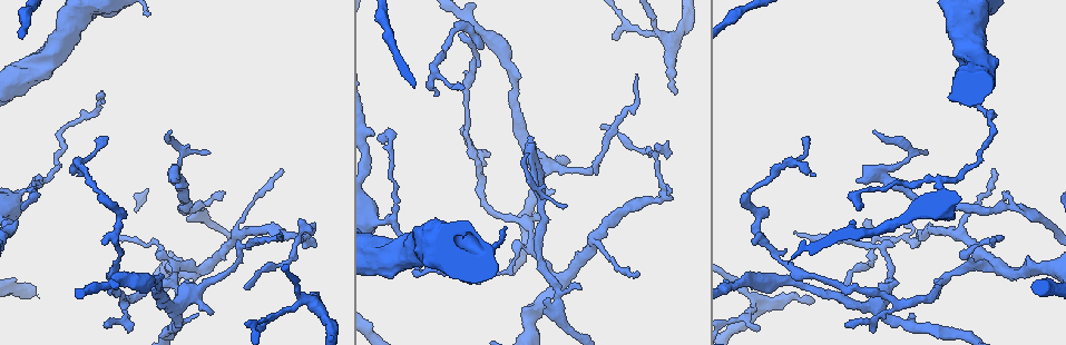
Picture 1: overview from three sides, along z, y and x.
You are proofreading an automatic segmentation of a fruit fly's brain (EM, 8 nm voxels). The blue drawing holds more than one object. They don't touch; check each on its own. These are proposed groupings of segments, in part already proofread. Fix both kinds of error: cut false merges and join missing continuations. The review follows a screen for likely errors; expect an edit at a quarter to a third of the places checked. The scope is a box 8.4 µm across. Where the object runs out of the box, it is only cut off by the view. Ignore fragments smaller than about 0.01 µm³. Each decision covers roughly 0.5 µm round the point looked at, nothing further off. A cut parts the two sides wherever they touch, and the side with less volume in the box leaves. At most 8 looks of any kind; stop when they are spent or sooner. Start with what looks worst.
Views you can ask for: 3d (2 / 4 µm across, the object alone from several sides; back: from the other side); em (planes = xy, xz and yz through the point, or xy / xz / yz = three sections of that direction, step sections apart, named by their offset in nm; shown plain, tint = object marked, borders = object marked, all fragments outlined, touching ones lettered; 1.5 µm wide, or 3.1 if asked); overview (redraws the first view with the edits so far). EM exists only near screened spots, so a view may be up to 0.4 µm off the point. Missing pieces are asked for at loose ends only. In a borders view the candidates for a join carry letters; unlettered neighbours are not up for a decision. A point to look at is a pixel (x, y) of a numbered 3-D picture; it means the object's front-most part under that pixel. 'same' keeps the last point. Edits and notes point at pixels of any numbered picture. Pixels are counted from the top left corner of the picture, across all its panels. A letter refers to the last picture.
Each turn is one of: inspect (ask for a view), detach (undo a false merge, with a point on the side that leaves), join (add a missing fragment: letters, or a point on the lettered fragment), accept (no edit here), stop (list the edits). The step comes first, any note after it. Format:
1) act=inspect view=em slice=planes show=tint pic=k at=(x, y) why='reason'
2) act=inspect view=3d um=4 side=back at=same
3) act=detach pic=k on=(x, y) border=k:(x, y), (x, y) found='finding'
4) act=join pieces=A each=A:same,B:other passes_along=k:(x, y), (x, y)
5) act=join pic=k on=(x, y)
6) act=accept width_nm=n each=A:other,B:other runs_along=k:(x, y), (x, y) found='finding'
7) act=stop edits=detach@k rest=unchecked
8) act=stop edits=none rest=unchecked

act=inspect view=3d um=2 pic=1 at=(796, 232)

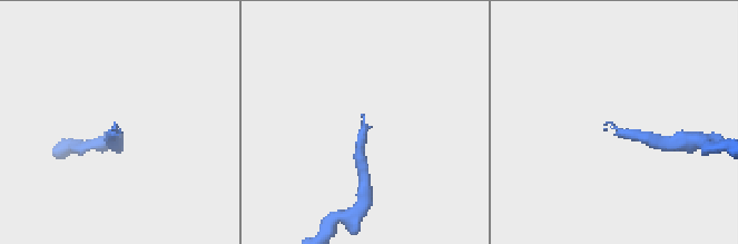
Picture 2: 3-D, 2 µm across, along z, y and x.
act=inspect view=em slice=xy step=8 show=borders pic=2 at=(115, 122)

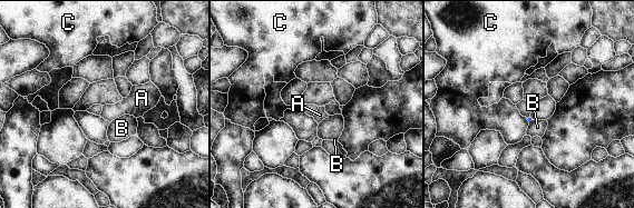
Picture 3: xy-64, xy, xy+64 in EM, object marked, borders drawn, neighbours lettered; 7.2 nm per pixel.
act=inspect view=em slice=planes show=borders at=same why='another direction'

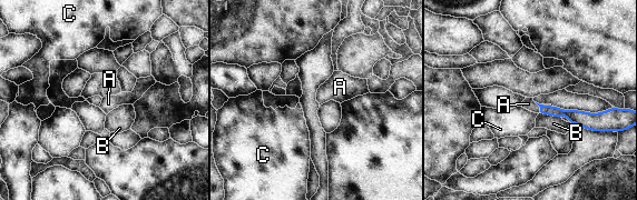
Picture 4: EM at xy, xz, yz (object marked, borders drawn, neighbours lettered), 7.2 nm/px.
act=join pieces=A each=A:same,B:other,C:other passes_along=4:(574, 117), (540, 108), (528, 103) found='it goes on there'

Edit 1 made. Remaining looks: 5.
act=inspect view=3d um=4 pic=1 at=(614, 39) why='thin end'

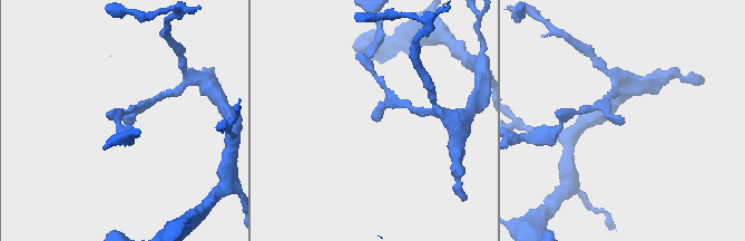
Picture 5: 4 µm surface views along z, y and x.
act=inspect view=em slice=yz step=8 show=borders pic=5 at=(125, 120)

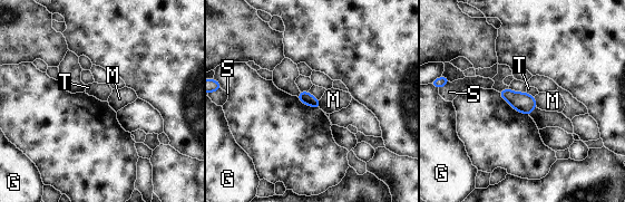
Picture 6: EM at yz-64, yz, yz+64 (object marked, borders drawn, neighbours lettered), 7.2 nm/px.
act=inspect view=em slice=planes show=borders at=same

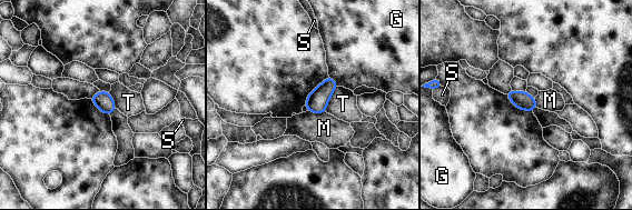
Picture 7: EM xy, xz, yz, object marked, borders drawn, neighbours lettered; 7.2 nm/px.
act=accept each=G:other,M:other,S:other,T:other border=7:(337, 86), (325, 111) found='none of them fits'

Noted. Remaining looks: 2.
act=inspect view=em slice=xy step=8 show=borders pic=1 at=(109, 326) why='tapers out'

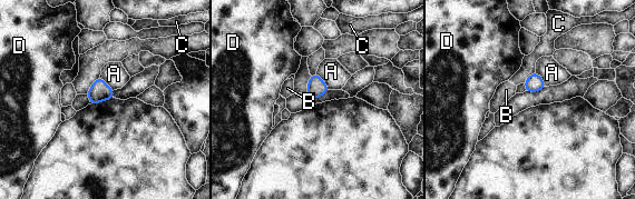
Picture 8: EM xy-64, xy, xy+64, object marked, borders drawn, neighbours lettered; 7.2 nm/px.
act=inspect view=em slice=xz step=4 show=borders at=same

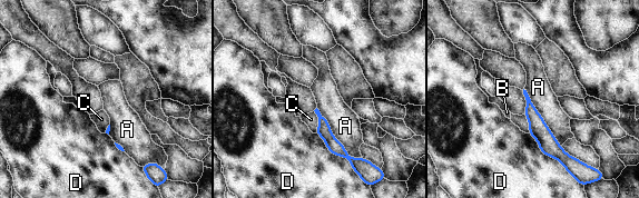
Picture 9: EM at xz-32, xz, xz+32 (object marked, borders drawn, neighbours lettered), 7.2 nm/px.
act=accept each=A:other,B:other,C:other,D:other found='no lettered fragment goes on from it'

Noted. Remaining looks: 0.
act=stop edits=join@4 rest=unchecked

